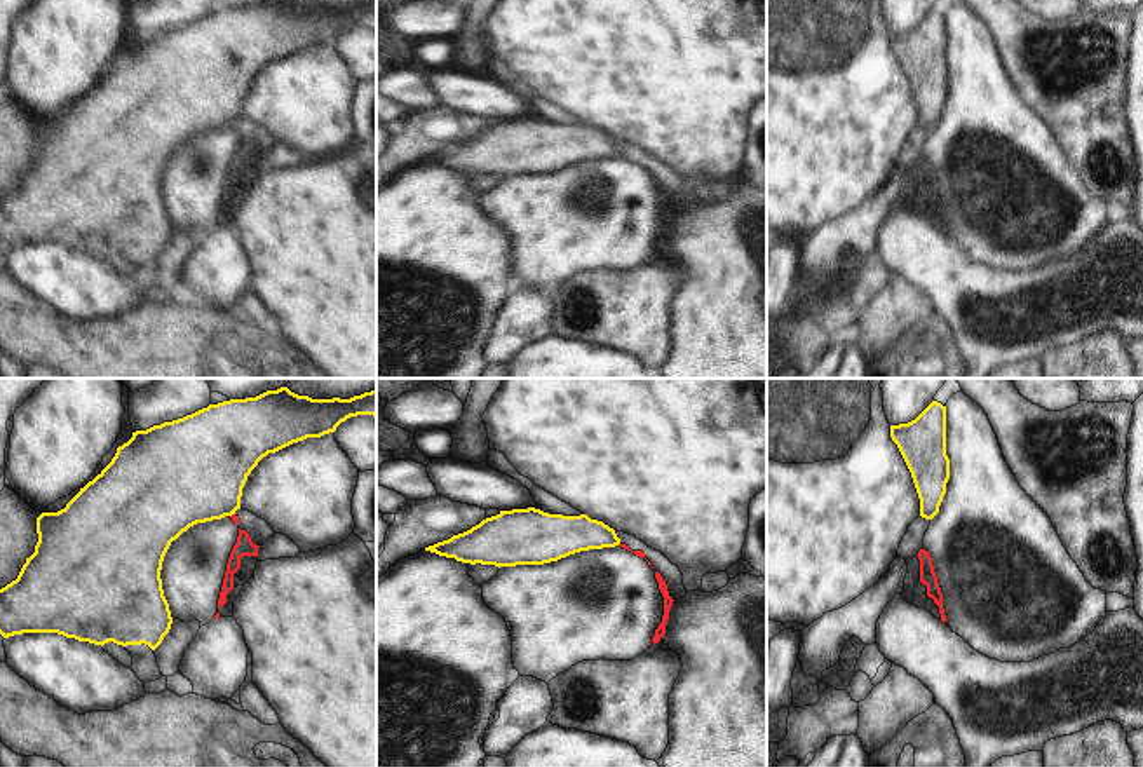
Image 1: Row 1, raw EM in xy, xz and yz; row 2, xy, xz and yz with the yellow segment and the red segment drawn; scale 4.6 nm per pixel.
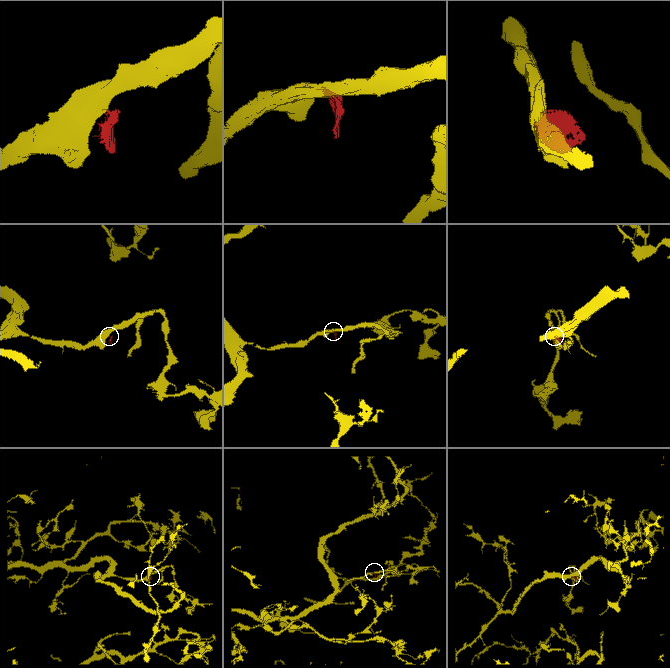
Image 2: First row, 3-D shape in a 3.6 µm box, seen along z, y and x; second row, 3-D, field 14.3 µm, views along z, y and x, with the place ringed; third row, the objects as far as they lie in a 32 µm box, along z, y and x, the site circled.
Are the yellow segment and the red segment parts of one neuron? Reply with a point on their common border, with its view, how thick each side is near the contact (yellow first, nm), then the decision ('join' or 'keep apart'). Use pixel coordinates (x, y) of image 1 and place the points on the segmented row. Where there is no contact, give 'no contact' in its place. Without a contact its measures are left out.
meets yellow in xy at (232, 513); 460 nm thick on the yellow side, 30 nm on the other; keep apart

